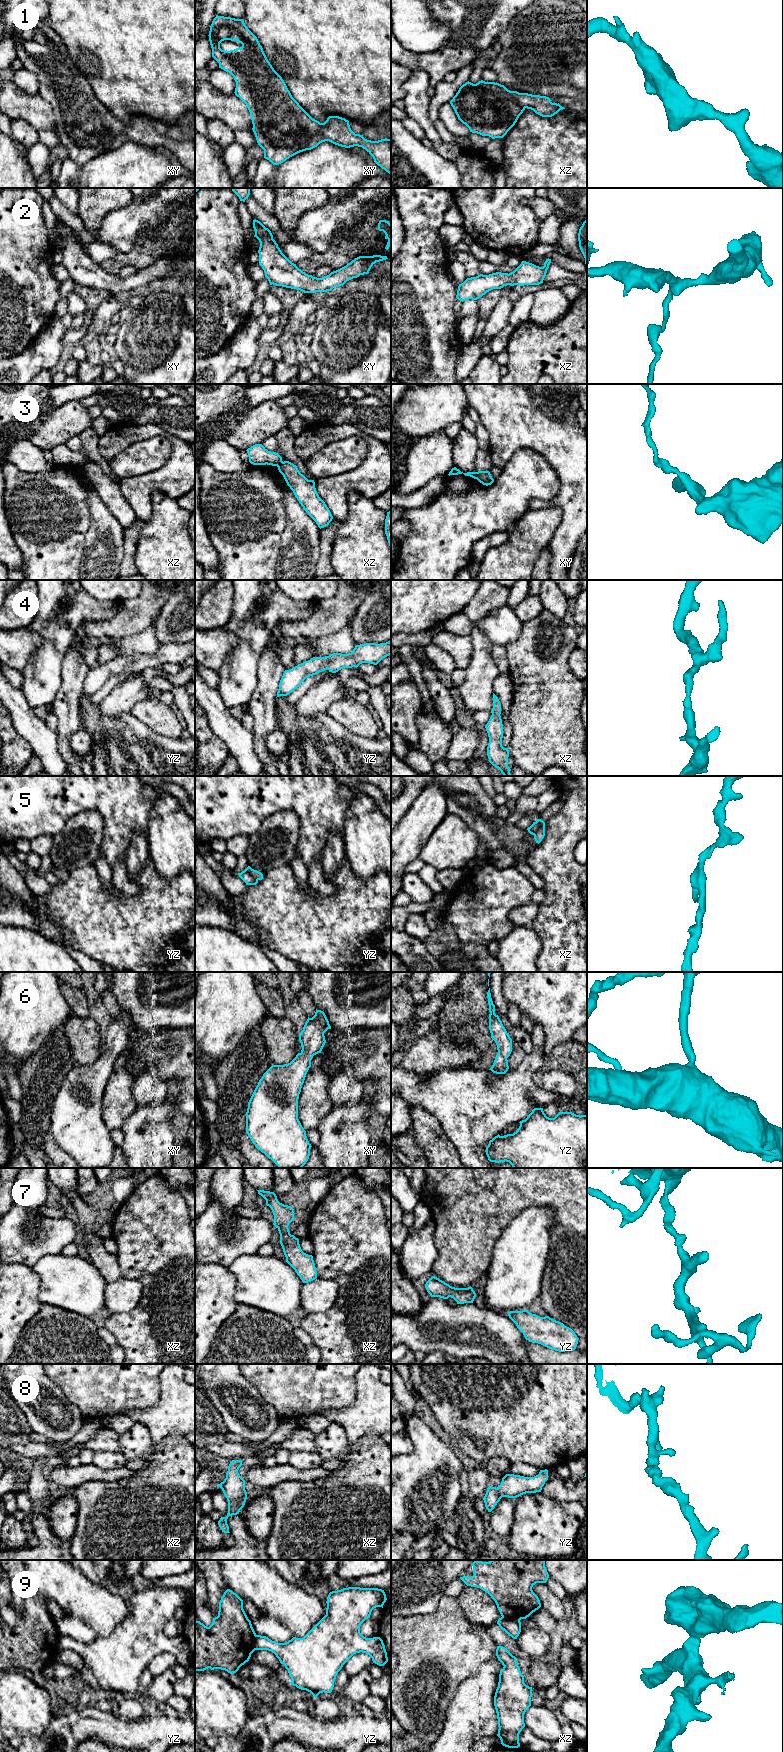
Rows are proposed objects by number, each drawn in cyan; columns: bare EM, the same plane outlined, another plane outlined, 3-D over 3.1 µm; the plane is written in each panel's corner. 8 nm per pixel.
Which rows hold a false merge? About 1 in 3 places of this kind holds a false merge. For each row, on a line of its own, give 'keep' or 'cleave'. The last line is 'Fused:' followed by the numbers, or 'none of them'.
1: keep
2: keep
3: cleave
4: keep
5: cleave
6: keep
7: keep
8: keep
9: cleave
Fused: 3, 5, 9

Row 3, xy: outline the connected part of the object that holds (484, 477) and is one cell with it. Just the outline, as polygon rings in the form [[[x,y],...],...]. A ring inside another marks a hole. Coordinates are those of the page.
[[[478,471],[477,474],[477,480],[482,483],[483,485],[491,485],[494,482],[494,479],[492,478],[489,471]]]

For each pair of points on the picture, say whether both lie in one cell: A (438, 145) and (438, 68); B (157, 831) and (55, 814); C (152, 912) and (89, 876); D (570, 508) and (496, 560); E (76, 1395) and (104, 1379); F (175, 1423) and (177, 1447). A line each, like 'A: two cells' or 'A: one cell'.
A: two cells
B: two cells
C: one cell
D: two cells
E: one cell
F: two cells

